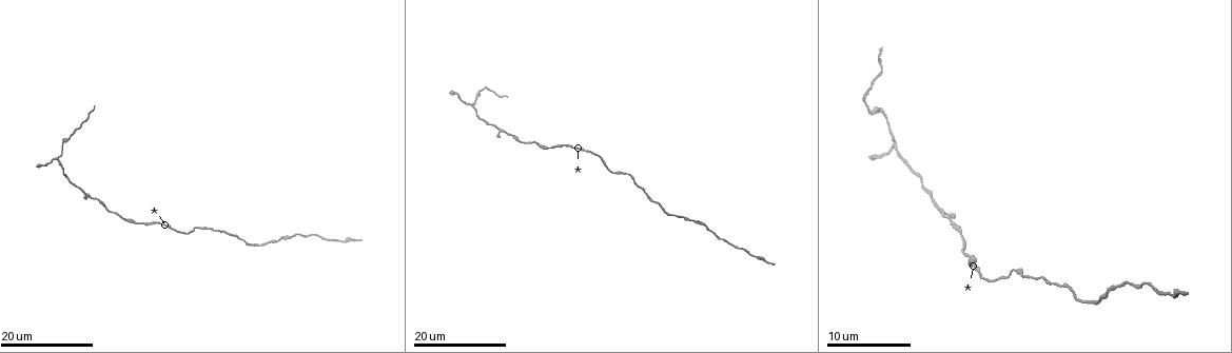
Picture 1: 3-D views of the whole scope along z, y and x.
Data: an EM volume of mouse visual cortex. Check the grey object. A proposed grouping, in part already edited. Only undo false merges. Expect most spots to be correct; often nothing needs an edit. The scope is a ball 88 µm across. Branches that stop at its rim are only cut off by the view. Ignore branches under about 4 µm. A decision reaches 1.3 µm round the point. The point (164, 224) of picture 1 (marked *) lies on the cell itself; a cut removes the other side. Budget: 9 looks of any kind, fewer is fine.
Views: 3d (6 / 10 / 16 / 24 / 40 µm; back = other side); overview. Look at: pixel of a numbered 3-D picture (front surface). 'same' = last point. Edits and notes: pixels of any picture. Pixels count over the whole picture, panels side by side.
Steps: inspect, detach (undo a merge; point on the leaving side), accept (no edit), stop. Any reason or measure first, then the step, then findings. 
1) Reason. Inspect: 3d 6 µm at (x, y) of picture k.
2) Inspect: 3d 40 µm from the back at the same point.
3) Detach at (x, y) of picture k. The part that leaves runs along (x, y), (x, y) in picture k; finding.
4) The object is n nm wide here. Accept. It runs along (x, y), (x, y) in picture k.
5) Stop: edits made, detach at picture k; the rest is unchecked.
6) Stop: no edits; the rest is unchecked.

Thick turns thin. Inspect: 3d 24 µm at (234, 235) of picture 1.

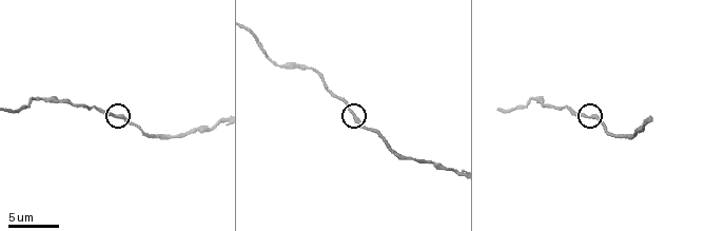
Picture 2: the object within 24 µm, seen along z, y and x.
Inspect: 3d 6 µm at (115, 117) of picture 2.

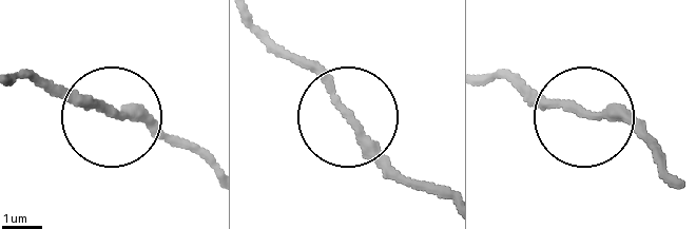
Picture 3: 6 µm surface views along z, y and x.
The object is 190 nm wide here. Accept. It runs along (13, 73), (171, 133) in picture 3; one cell here.

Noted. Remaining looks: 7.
Sudden change in width. Inspect: 3d 16 µm at (308, 233) of picture 1.

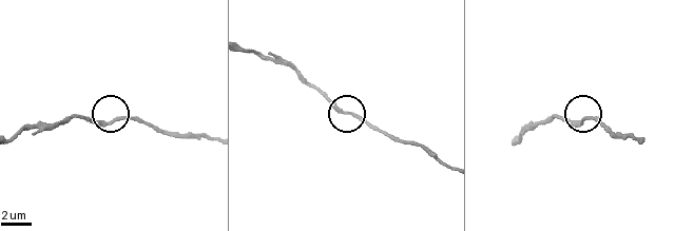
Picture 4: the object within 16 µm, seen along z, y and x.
Inspect: 3d 6 µm at (581, 120) of picture 4.

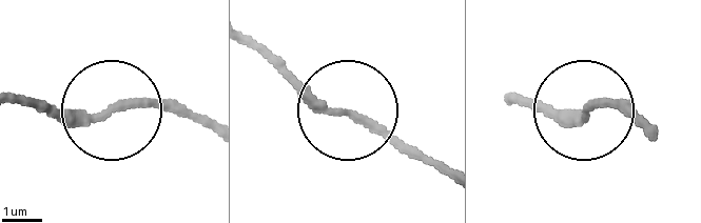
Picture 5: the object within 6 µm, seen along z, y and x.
Accept. It runs along (509, 106), (583, 113), (629, 102) in picture 5; continuous, no second cell.

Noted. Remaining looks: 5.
Calibre changes. Inspect: 3d 24 µm at (932, 194) of picture 1.

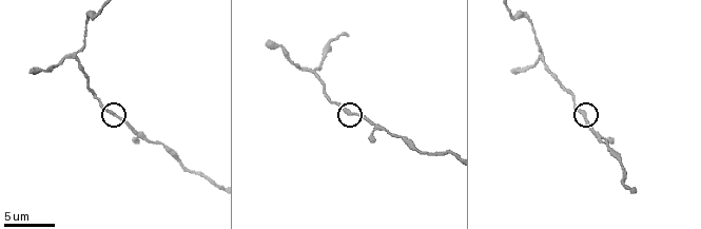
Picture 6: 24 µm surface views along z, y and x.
Closer look. Inspect: 3d 10 µm at (352, 114) of picture 6.

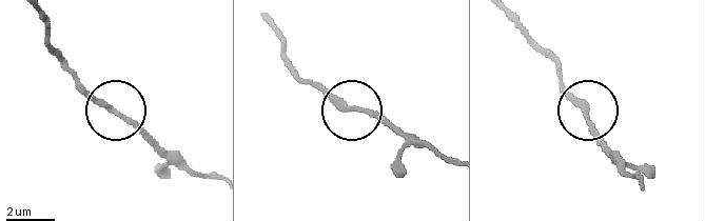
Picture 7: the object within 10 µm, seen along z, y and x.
Accept. It runs along (216, 177), (198, 175), (150, 146), (74, 76) in picture 7; one cell here.

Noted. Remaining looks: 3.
Thick turns thin. Inspect: 3d 16 µm at (135, 222) of picture 1.

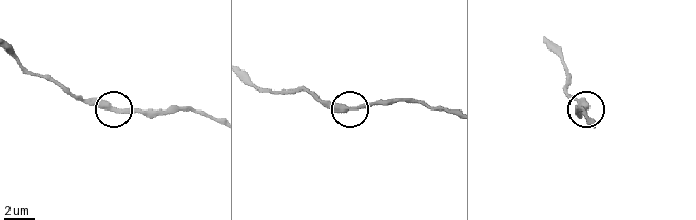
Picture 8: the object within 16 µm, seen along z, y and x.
Inspect: 3d 10 µm at (109, 107) of picture 8.

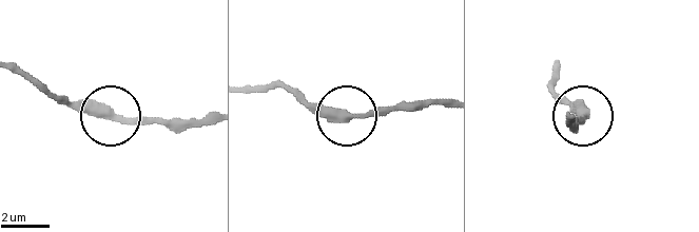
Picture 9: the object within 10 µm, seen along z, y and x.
Inspect: 3d 10 µm from the back at (113, 116) of picture 9.

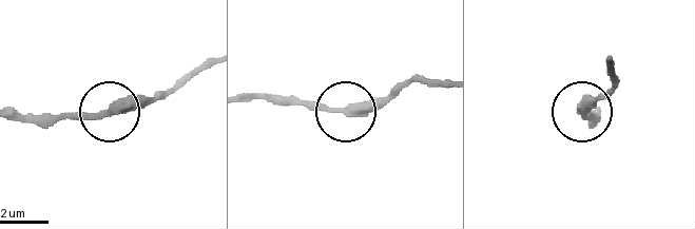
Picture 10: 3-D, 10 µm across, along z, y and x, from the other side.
Accept. Continuous, no second cell.

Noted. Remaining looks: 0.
Stop: no edits; the rest is unchecked.

